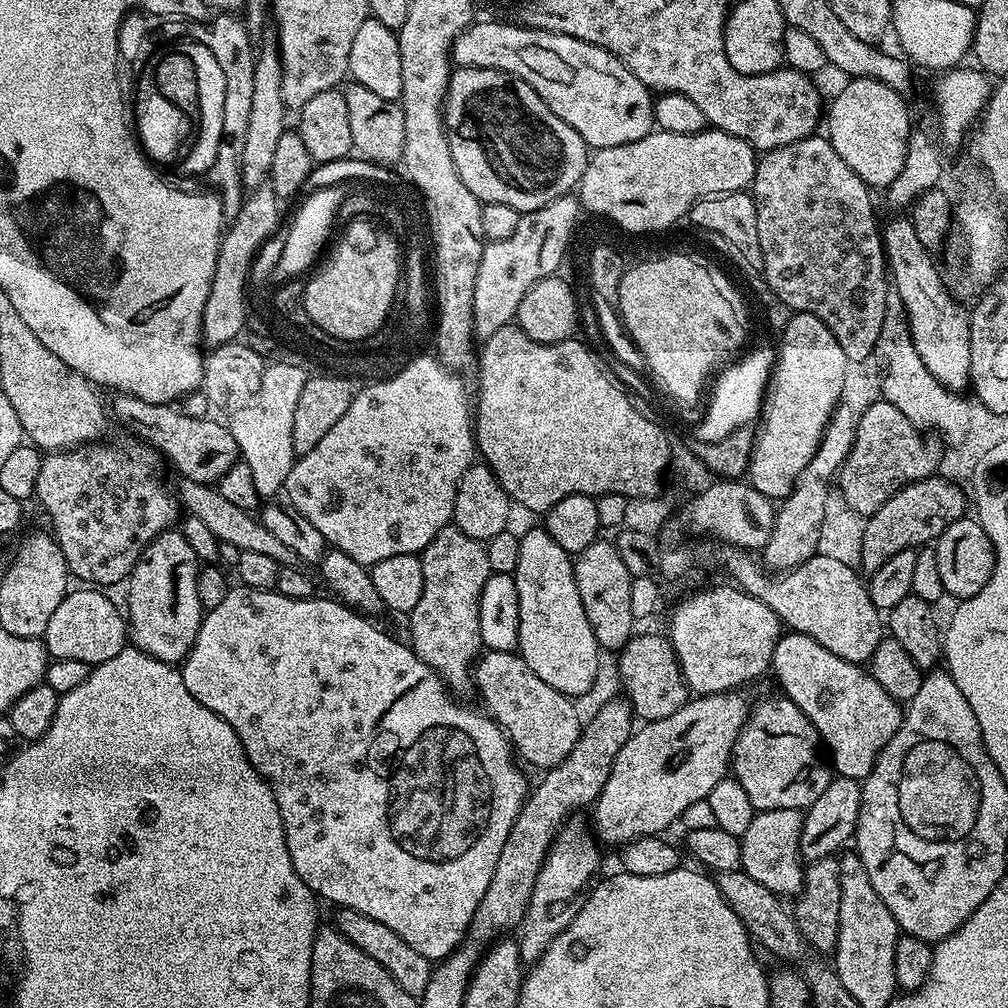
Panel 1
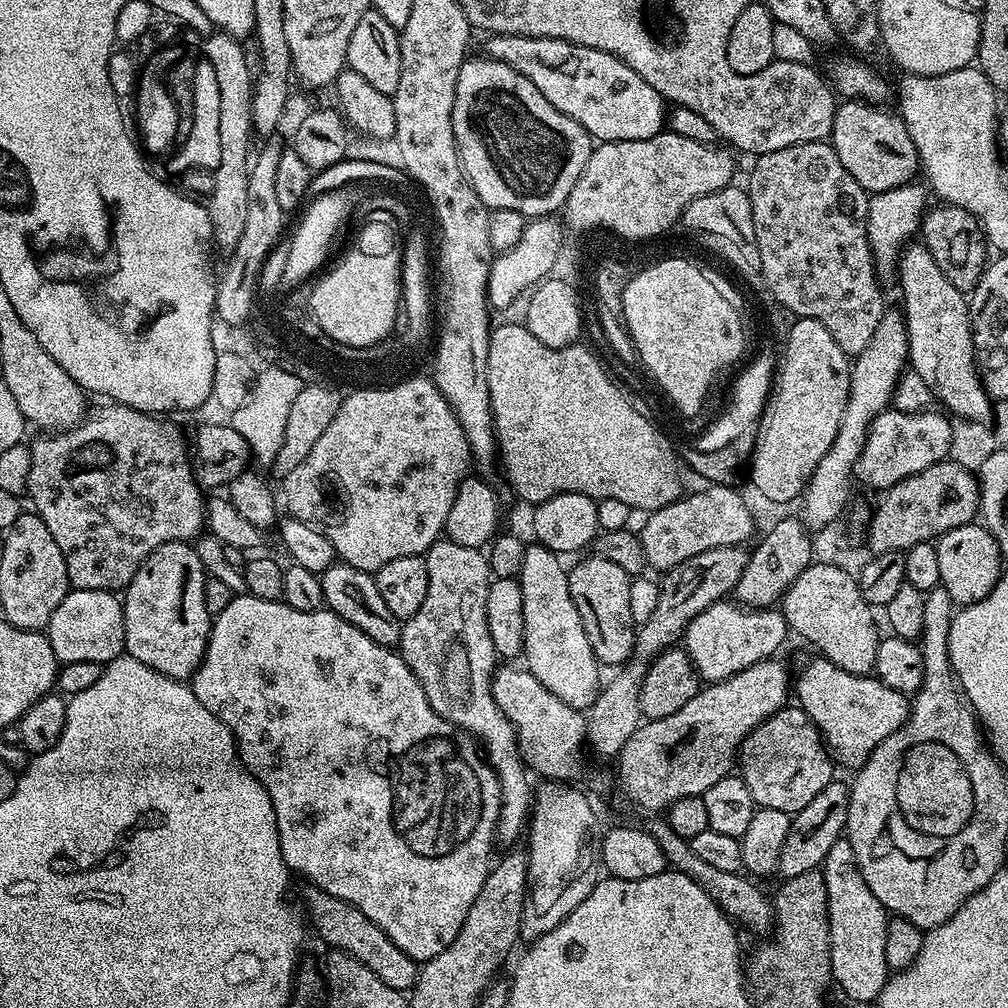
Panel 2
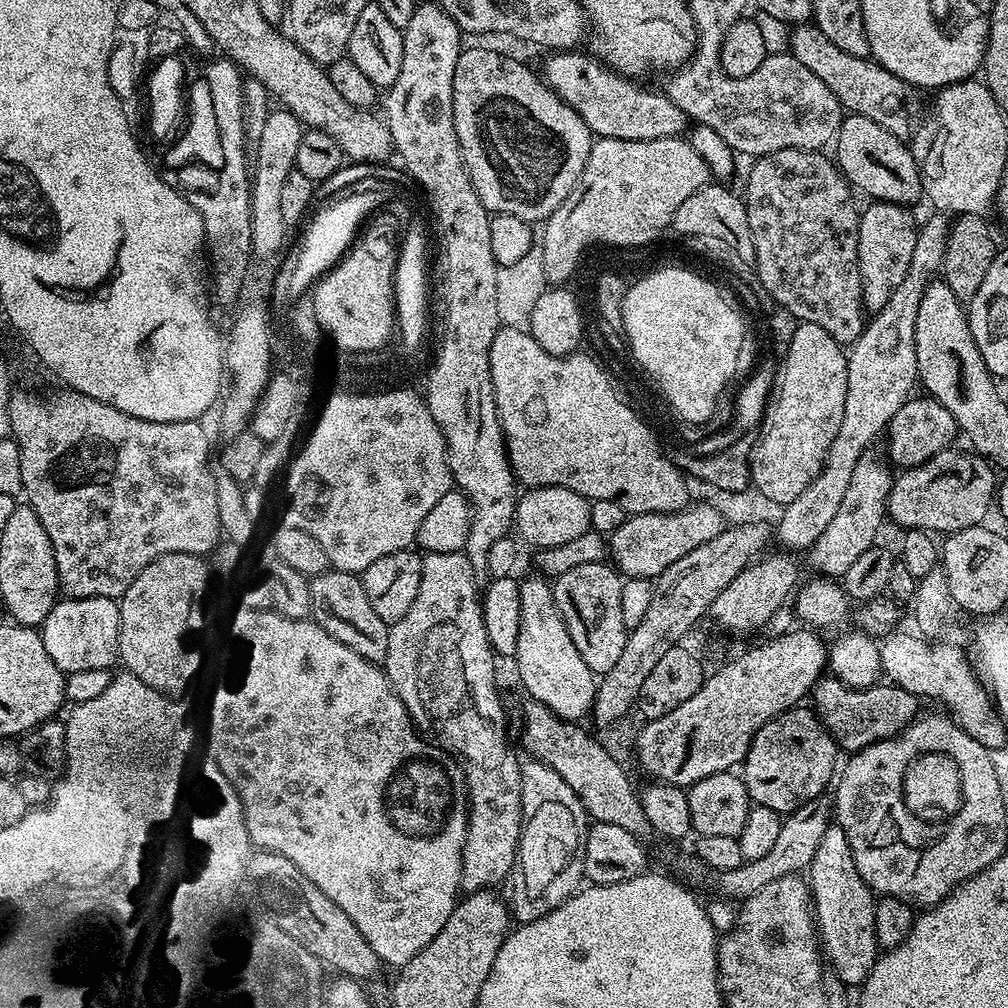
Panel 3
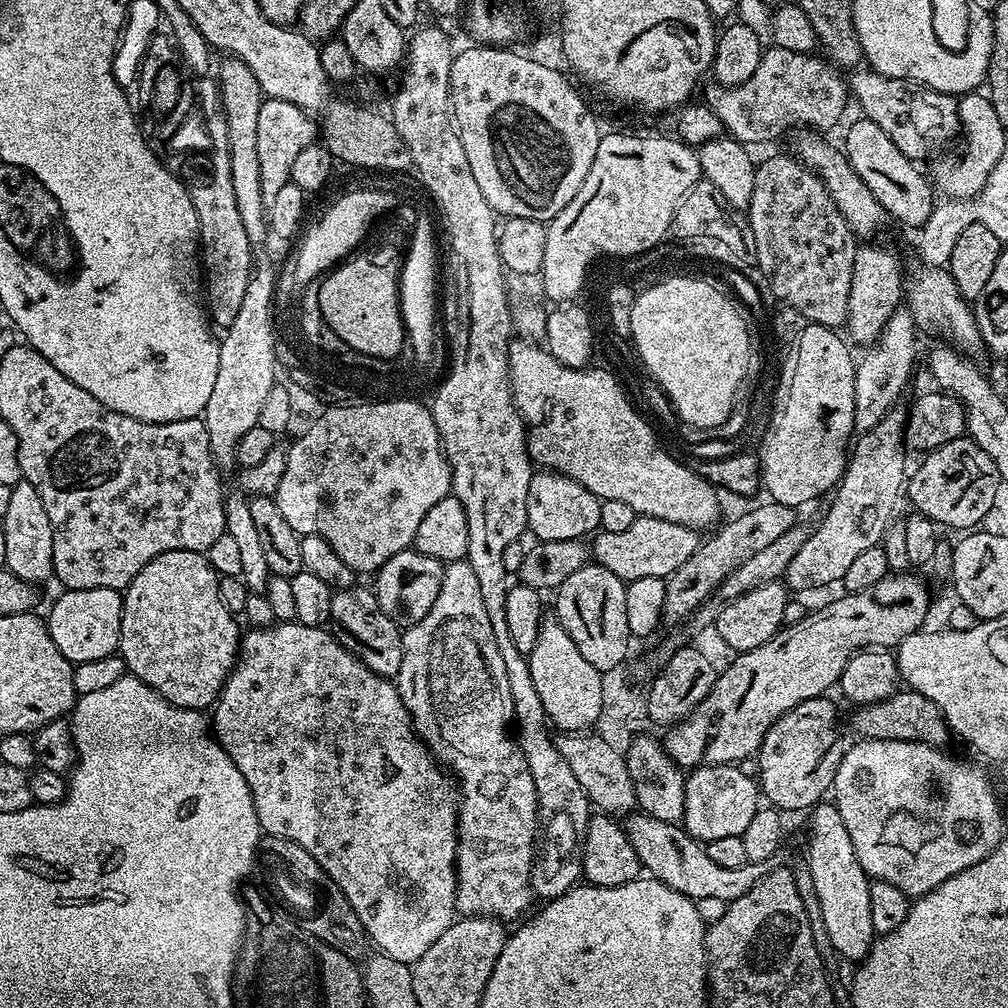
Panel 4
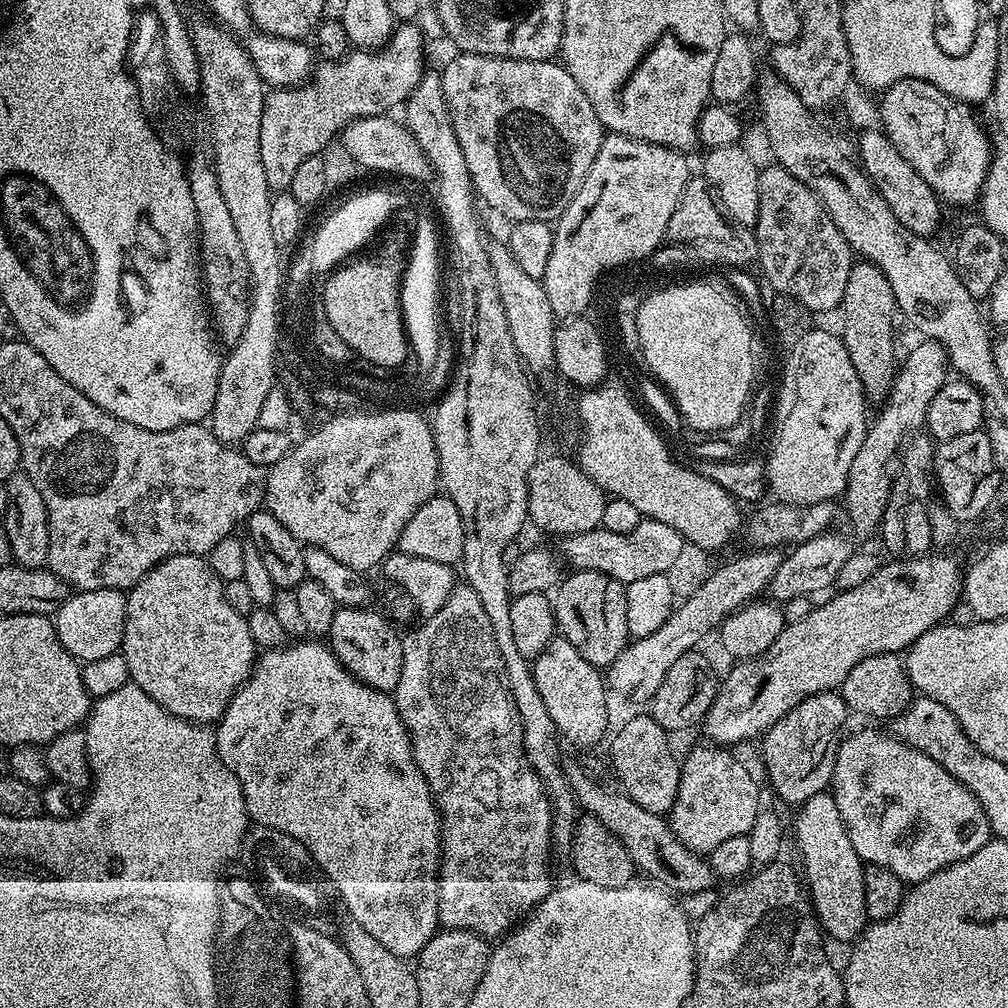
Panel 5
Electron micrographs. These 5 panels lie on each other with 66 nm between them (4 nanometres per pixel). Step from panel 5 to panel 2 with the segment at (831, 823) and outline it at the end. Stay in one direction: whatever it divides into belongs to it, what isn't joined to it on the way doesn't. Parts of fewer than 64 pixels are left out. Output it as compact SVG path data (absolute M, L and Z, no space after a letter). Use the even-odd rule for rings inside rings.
M847 838L830 846L822 865L828 899L828 933L830 934L830 976L852 1000L871 1005L888 981L886 930L890 913L874 898L866 878L862 878L854 850Z

